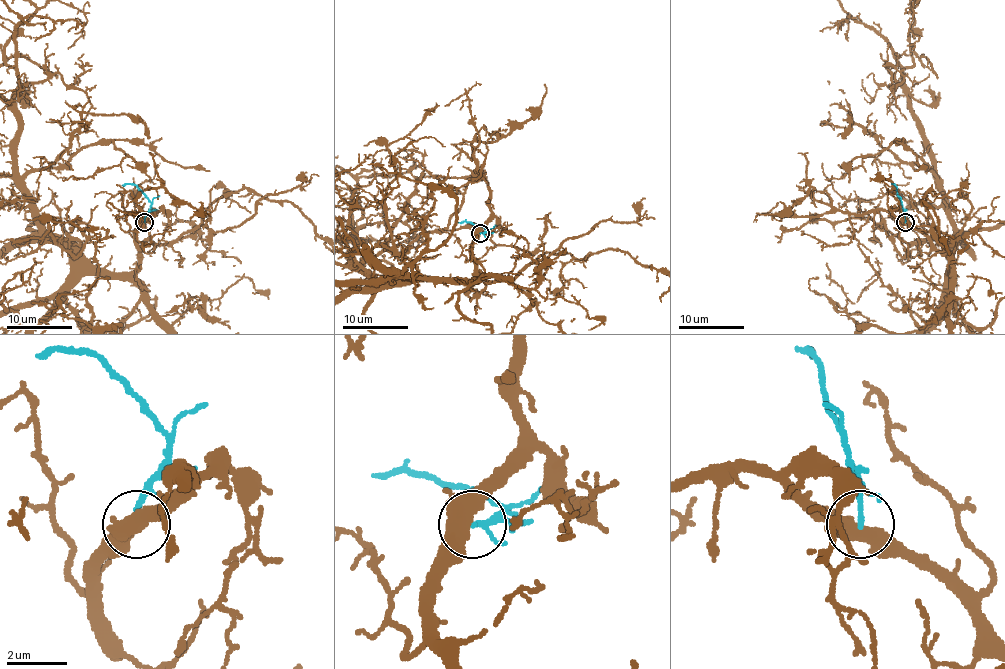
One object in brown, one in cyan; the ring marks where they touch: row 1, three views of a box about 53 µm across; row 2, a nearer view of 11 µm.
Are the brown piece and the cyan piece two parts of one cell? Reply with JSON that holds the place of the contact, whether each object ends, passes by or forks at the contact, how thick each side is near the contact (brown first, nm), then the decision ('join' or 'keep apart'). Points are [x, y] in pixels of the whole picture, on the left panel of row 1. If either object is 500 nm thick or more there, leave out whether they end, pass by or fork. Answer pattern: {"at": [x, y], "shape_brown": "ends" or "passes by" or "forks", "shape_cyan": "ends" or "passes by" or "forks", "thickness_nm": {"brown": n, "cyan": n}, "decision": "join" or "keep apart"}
{"at": [144, 222], "shape_brown": "forks", "shape_cyan": "ends", "thickness_nm": {"brown": 440, "cyan": 180}, "decision": "keep apart"}

